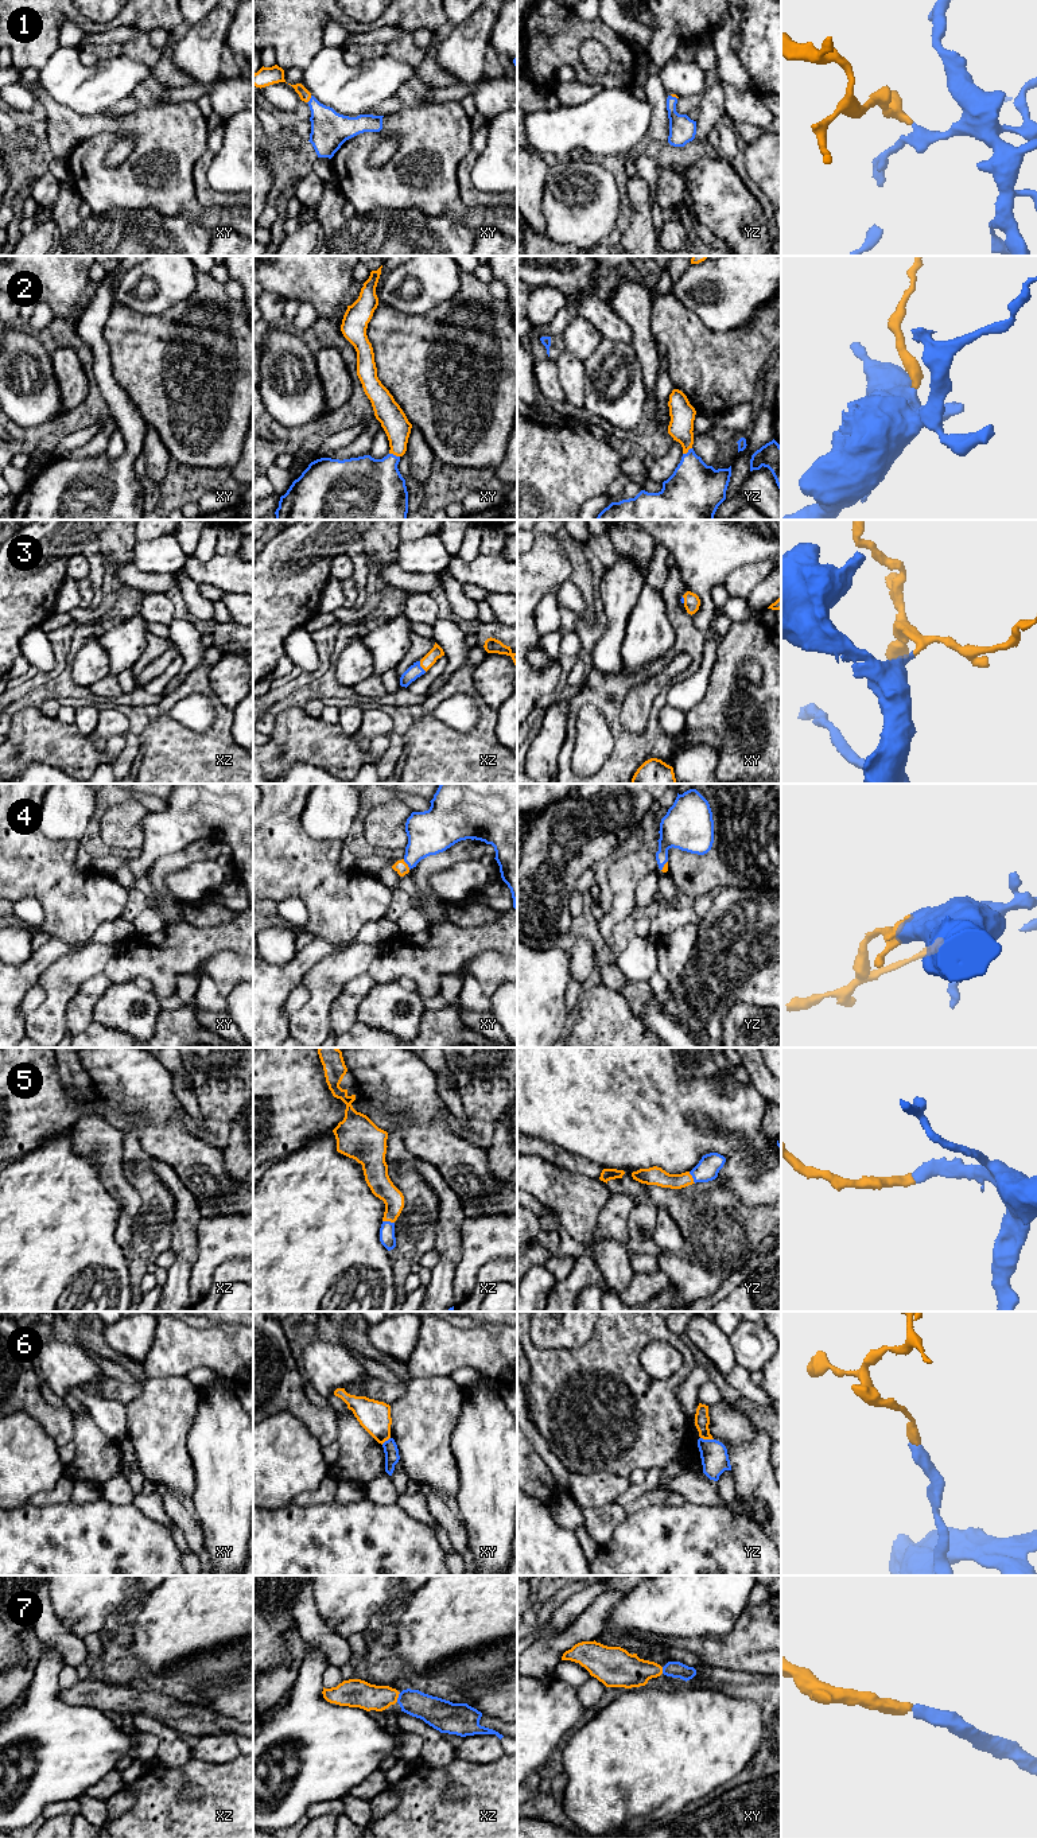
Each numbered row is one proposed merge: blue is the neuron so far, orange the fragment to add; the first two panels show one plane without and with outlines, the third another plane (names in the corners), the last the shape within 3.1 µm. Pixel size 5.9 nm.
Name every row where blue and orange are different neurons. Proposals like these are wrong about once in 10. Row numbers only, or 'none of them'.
6

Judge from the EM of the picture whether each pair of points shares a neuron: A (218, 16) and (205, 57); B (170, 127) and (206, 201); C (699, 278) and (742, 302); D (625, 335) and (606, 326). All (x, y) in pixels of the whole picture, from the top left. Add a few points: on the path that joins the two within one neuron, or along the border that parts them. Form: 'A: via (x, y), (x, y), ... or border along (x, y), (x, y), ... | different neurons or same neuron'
A: via (214, 26), (205, 39), (205, 47) | same neuron
B: border along (208, 150), (194, 164), (193, 183), (195, 199) | different neurons
C: via (710, 279), (715, 279), (727, 291), (731, 291) | same neuron
D: via (621, 333), (610, 326) | same neuron

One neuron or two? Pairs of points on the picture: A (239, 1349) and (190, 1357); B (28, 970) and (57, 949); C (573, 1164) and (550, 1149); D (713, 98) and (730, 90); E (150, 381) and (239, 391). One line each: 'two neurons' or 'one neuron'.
A: one neuron
B: one neuron
C: one neuron
D: two neurons
E: one neuron

